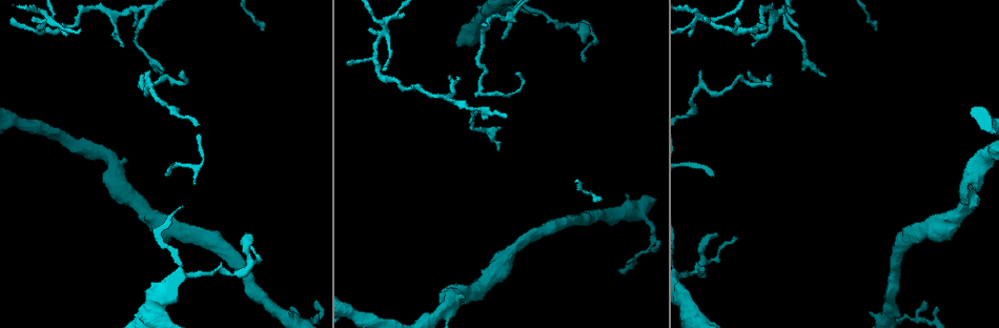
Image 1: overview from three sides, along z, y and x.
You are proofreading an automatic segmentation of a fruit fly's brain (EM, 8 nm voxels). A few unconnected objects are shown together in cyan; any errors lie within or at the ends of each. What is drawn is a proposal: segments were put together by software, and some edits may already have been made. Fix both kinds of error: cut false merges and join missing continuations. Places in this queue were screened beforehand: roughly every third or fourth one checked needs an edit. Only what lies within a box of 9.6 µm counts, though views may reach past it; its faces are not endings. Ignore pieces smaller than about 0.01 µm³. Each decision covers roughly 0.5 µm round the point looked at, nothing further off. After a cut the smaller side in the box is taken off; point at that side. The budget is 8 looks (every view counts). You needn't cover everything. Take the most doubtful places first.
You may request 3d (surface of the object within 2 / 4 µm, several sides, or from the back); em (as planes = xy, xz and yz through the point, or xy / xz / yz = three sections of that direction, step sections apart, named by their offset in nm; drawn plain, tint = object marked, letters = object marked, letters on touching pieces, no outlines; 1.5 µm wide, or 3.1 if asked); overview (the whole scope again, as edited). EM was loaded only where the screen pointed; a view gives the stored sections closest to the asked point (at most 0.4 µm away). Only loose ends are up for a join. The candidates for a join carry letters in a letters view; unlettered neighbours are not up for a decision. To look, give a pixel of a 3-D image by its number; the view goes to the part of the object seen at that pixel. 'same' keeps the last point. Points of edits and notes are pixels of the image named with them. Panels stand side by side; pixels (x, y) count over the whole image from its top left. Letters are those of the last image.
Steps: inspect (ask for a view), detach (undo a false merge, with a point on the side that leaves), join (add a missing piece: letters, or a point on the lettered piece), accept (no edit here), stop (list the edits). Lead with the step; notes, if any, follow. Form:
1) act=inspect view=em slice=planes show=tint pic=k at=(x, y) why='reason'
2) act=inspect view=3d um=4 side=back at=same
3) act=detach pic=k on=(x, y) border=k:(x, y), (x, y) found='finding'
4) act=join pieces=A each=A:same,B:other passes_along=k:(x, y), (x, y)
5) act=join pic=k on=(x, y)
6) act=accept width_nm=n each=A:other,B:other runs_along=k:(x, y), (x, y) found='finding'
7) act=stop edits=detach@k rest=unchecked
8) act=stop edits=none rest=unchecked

act=inspect view=3d um=4 pic=1 at=(753, 44) why='tapers out'

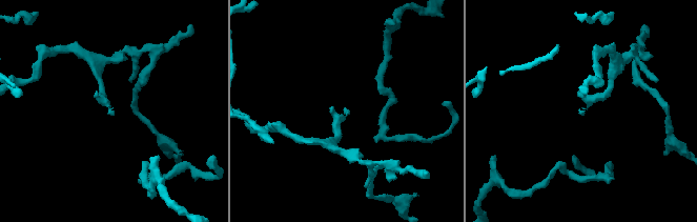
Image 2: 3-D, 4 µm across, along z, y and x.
act=inspect view=em slice=planes show=letters pic=2 at=(348, 110)

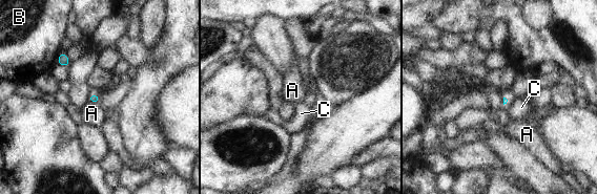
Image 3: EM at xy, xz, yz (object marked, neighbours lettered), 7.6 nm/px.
act=accept each=A:other,B:other,C:other border=3:(88, 101), (98, 104) found='none of them fits'

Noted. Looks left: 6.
act=inspect view=3d um=4 pic=1 at=(384, 28) why='four arms meet'

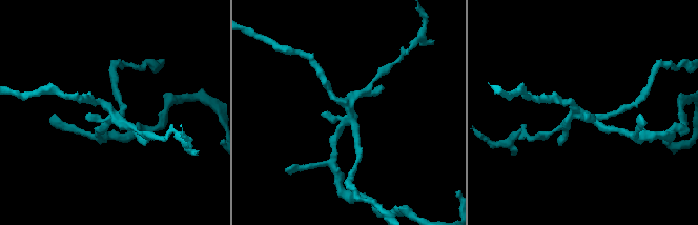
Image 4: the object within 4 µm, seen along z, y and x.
act=inspect view=em slice=yz step=4 show=tint pic=4 at=(115, 114) arms=4

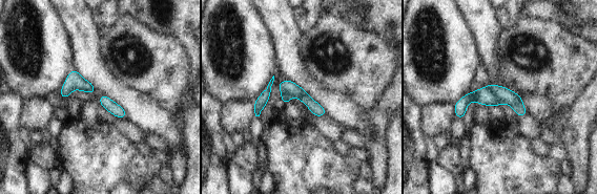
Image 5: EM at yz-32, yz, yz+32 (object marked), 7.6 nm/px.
act=inspect view=em slice=planes show=letters at=same

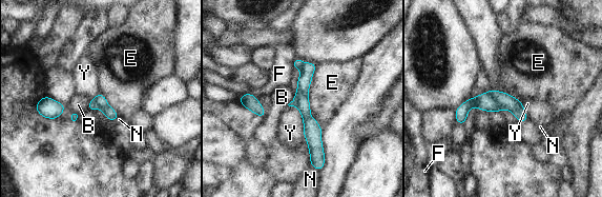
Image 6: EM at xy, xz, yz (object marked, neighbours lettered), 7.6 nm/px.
act=detach pic=6 on=(485, 101) each=B:other,E:other,F:other,N:other,Y:other border=6:(489, 92), (502, 106) found='a second neuron is stuck on'

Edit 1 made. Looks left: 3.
act=stop edits=detach@6 rest=unchecked

